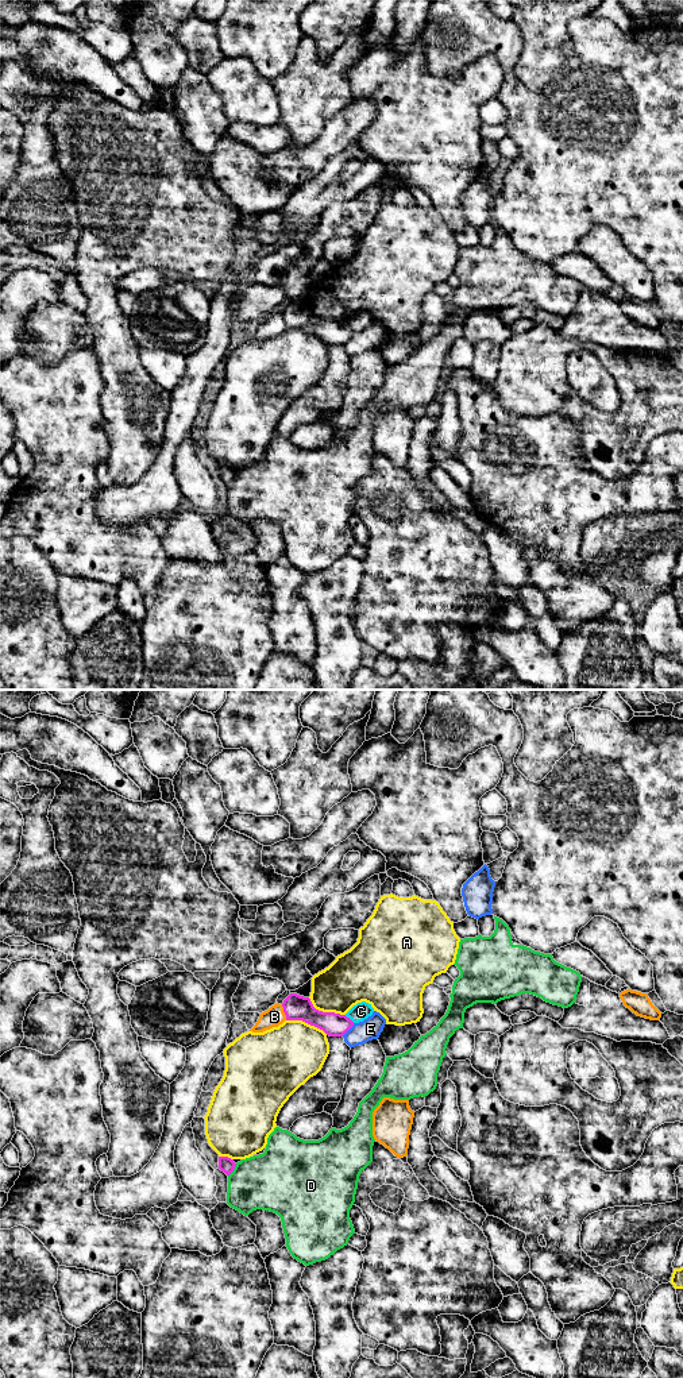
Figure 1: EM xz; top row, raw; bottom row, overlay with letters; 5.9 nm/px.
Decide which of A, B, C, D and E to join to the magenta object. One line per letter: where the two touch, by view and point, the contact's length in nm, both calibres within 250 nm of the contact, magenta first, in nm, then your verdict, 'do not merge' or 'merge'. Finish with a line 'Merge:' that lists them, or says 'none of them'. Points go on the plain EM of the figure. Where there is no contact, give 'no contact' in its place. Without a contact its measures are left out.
A: xz (325, 321) | 240 nm | 150/300 nm | do not merge
B: xz (285, 321) | 100 nm | 150/120 nm | do not merge
C: xz (348, 327) | 80 nm | 140/100 nm | do not merge
D: xz (232, 479) | 90 nm | 90/360 nm | do not merge
E: xz (347, 339) | 110 nm | 140/130 nm | do not merge
Merge: none of them

